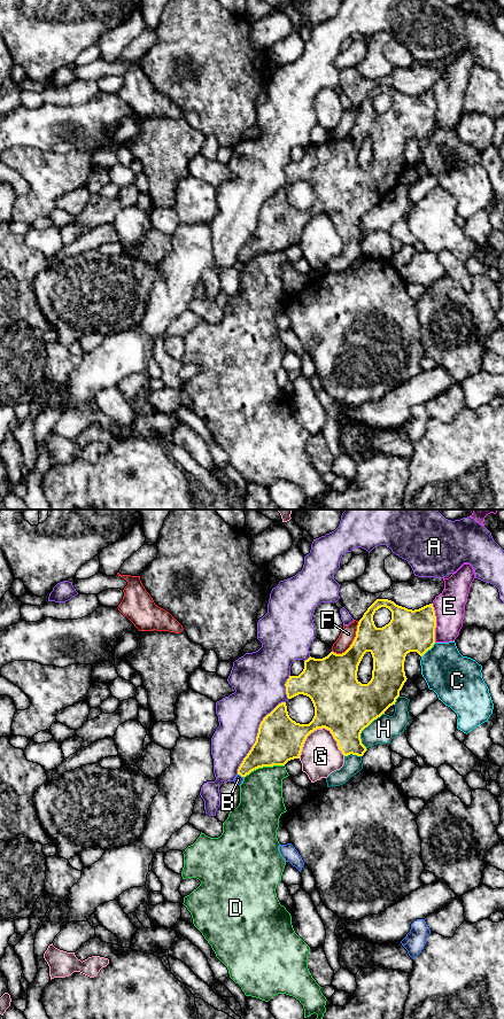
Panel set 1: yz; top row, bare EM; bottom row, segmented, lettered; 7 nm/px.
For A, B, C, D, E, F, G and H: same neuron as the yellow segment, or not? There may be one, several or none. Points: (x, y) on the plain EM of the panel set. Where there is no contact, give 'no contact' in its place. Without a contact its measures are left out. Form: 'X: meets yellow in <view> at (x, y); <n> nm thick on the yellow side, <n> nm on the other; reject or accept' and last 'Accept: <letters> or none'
A: meets yellow in yz at (257, 222); 320 nm thick on the yellow side, 300 nm on the other; reject
B: meets yellow in yz at (240, 261); 200 nm thick on the yellow side, 60 nm on the other; reject
C: meets yellow in yz at (428, 134); 300 nm thick on the yellow side, 320 nm on the other; reject
D: meets yellow in yz at (263, 251); 320 nm thick on the yellow side, 300 nm on the other; reject
E: meets yellow in yz at (435, 108); 300 nm thick on the yellow side, 220 nm on the other; reject
F: meets yellow in yz at (353, 129); 280 nm thick on the yellow side, 110 nm on the other; reject
G: meets yellow in yz at (319, 214); 400 nm thick on the yellow side, 280 nm on the other; reject
H: meets yellow in yz at (363, 215); 400 nm thick on the yellow side, 180 nm on the other; reject
Accept: none

